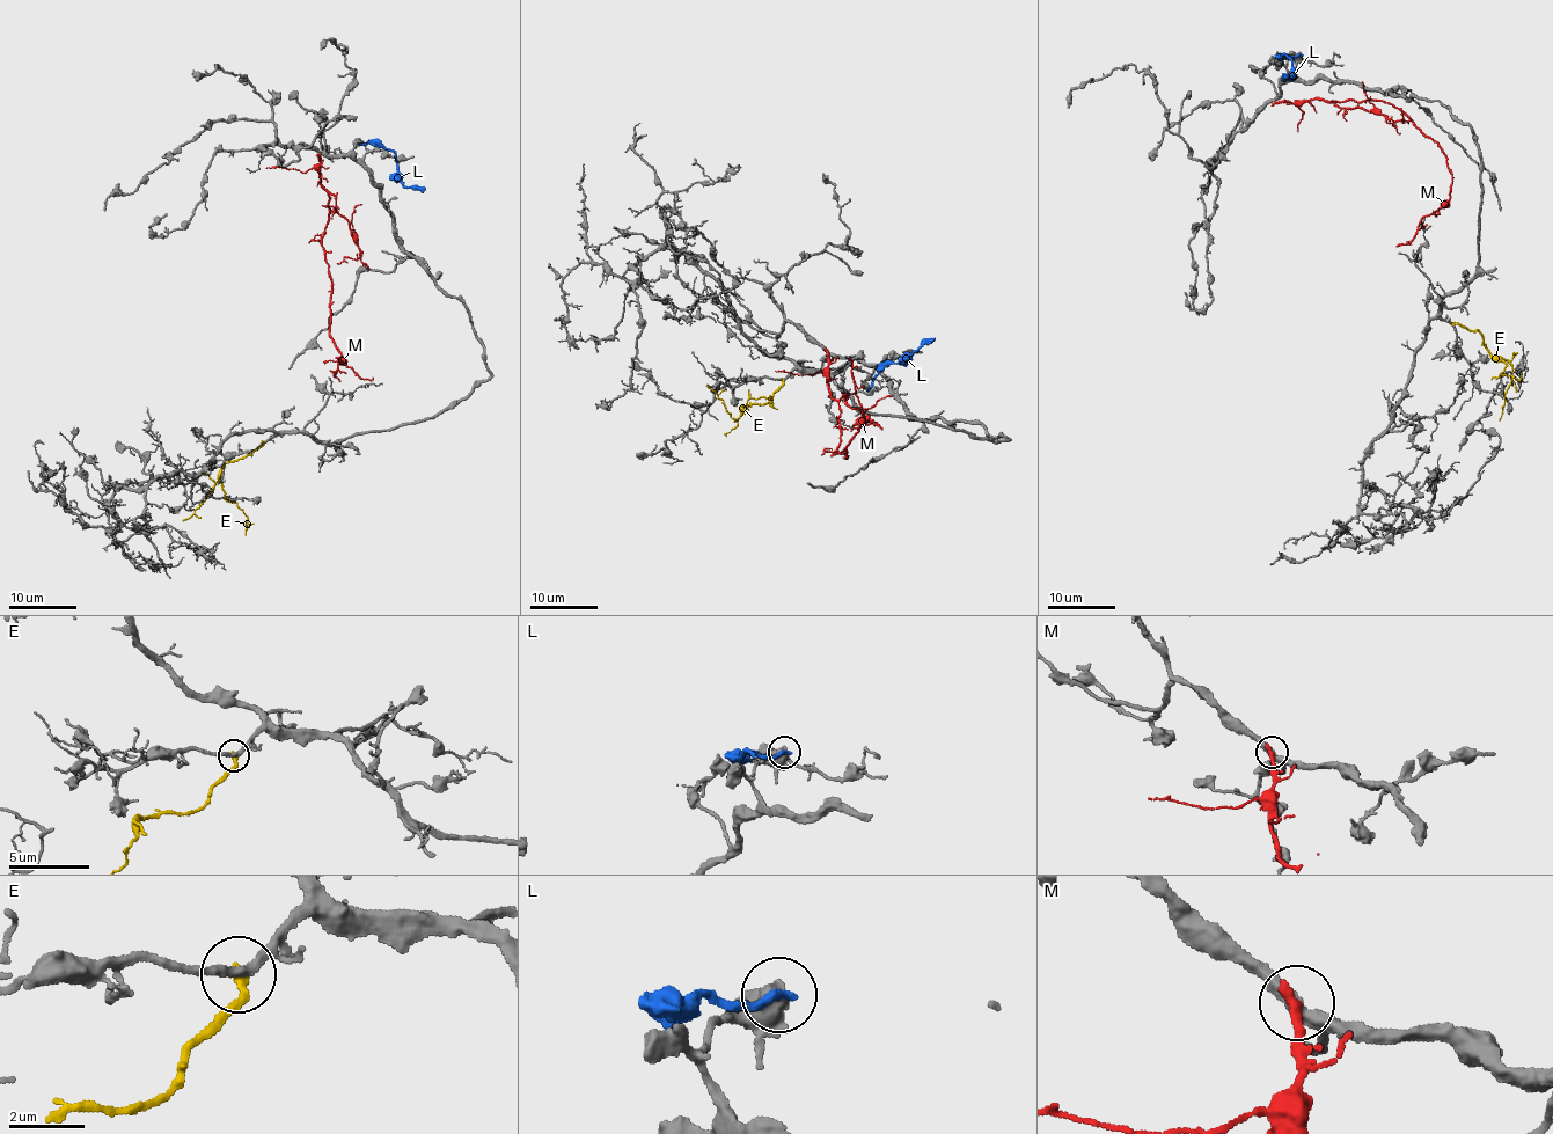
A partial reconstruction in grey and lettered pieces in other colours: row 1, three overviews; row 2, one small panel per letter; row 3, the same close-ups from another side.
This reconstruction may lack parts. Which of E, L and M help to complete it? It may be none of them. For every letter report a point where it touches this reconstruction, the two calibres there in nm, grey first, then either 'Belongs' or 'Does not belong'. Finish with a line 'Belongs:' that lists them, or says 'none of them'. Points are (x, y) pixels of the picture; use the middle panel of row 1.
E: Touches grey at (783, 380). Thickness 200 nm (grey) against 240 nm. Does not belong
L: Touches grey at (869, 388). Thickness 650 nm (grey) against 280 nm. Does not belong
M: Touches grey at (827, 351). Thickness 300 nm (grey) against 320 nm. Does not belong
Belongs: none of them

